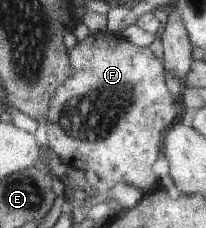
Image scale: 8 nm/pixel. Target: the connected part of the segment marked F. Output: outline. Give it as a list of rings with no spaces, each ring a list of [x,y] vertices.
[[[108,31],[92,32],[87,39],[79,41],[69,51],[69,57],[72,58],[73,77],[69,77],[65,81],[65,85],[61,85],[57,89],[56,96],[53,97],[49,106],[49,117],[47,117],[48,141],[49,147],[53,151],[52,155],[59,157],[64,165],[84,171],[94,171],[101,180],[109,184],[109,188],[112,188],[115,184],[125,183],[150,193],[153,191],[153,187],[157,185],[157,181],[159,181],[159,175],[155,175],[155,171],[153,171],[153,163],[159,159],[159,155],[163,152],[166,132],[173,126],[173,121],[179,115],[179,102],[177,103],[177,99],[173,99],[171,91],[167,87],[167,79],[165,79],[167,71],[165,71],[166,67],[163,67],[164,63],[161,63],[160,59],[155,57],[155,53],[149,47],[135,45],[135,43],[131,43],[129,39],[125,39],[120,34]]]

